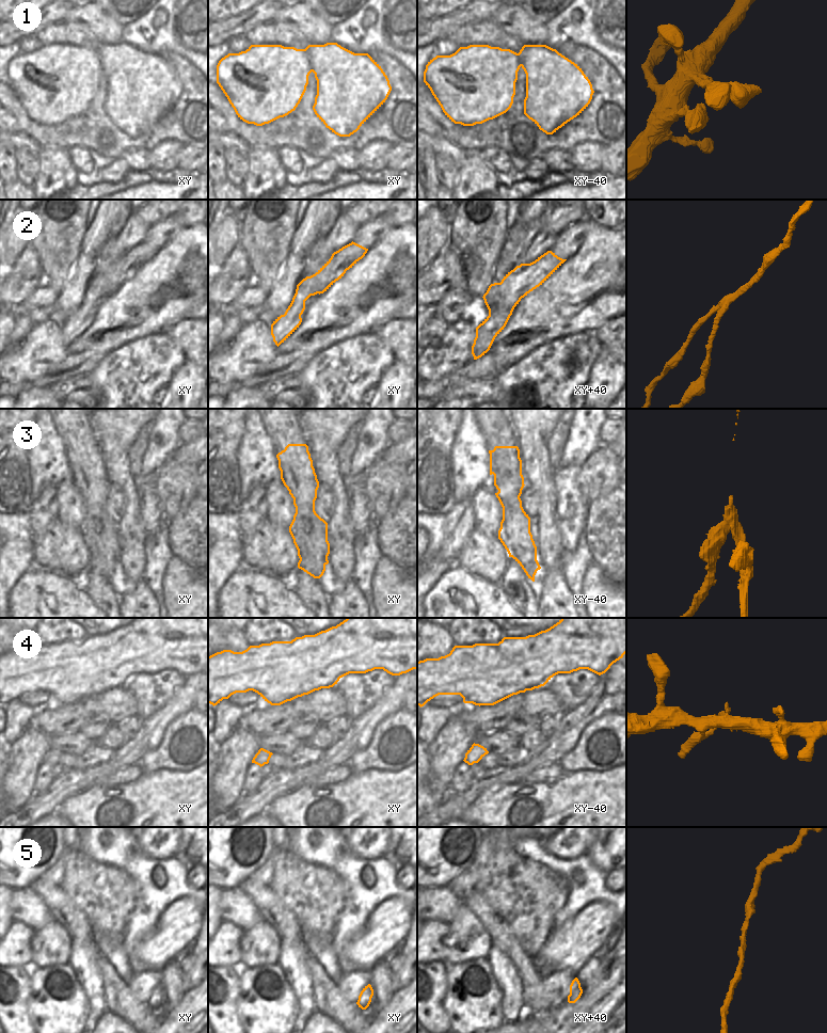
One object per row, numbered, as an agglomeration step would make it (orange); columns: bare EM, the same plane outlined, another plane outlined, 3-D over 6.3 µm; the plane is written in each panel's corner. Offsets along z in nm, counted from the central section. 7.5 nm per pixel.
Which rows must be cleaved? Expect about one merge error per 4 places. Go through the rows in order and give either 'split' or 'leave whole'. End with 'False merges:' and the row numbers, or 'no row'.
1: leave whole
2: split
3: split
4: split
5: leave whole
False merges: 2, 3, 4

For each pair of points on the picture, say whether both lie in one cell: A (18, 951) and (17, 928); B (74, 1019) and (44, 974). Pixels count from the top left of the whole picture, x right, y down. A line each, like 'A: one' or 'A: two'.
A: one
B: one

